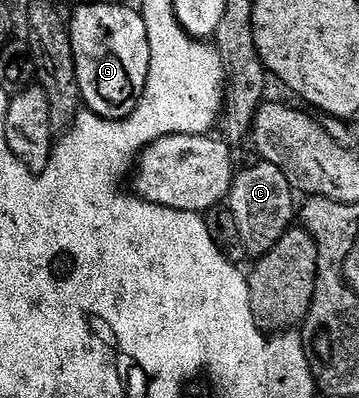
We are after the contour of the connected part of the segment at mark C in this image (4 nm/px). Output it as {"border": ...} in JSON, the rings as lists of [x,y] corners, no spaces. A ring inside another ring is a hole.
{"border":[[[267,162],[241,167],[233,181],[232,191],[228,193],[226,208],[232,211],[236,220],[244,220],[244,240],[252,247],[253,257],[267,255],[272,247],[293,227],[298,216],[294,185],[287,174],[277,165]]]}

